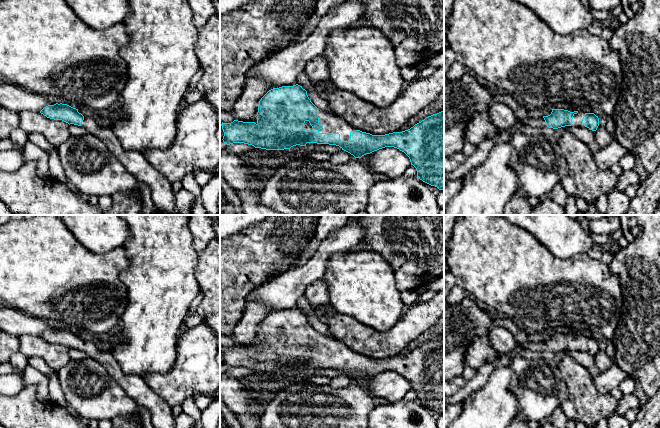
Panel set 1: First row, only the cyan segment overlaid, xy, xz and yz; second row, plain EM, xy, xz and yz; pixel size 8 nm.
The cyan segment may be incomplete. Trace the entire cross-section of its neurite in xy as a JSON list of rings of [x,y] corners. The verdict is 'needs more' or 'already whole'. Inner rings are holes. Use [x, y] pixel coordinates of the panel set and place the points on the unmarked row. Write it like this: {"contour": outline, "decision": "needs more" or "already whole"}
{"contour": [[[62,327],[48,329],[40,337],[50,343],[81,350],[87,357],[98,361],[129,397],[147,409],[154,428],[175,428],[172,407],[149,388],[143,377],[125,375],[111,350],[101,350],[95,343],[86,342],[78,333]]], "decision": "needs more"}

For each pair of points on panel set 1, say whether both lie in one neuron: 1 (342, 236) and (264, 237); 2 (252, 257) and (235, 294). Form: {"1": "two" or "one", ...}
{"1": "two", "2": "one"}

